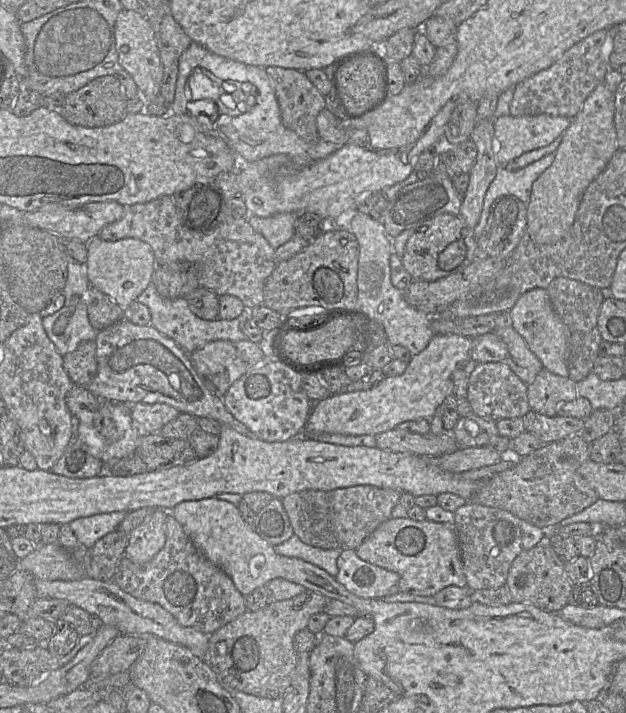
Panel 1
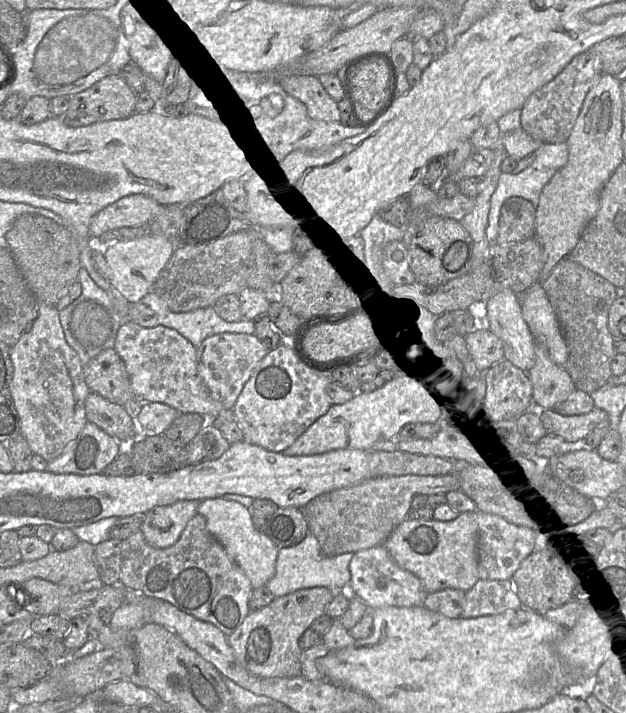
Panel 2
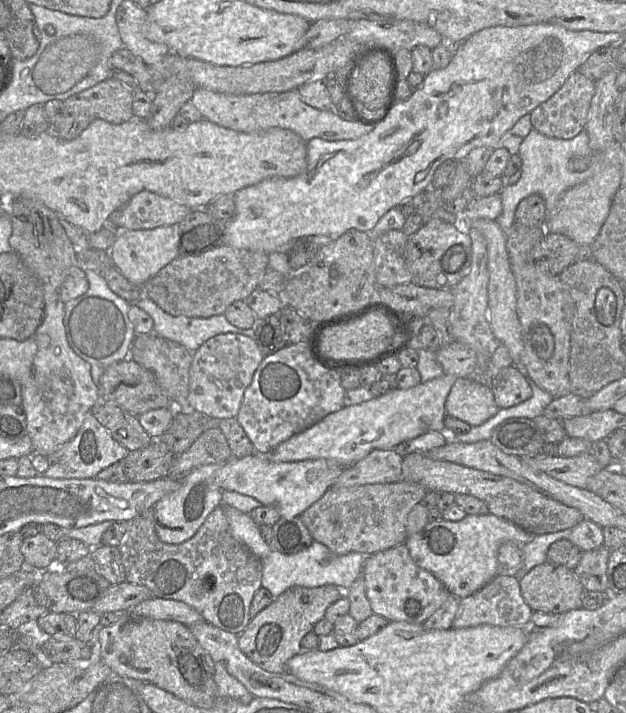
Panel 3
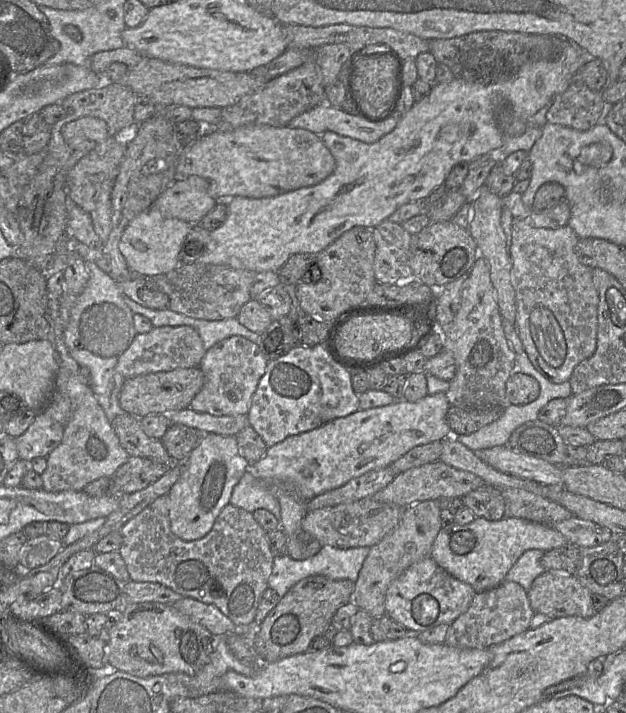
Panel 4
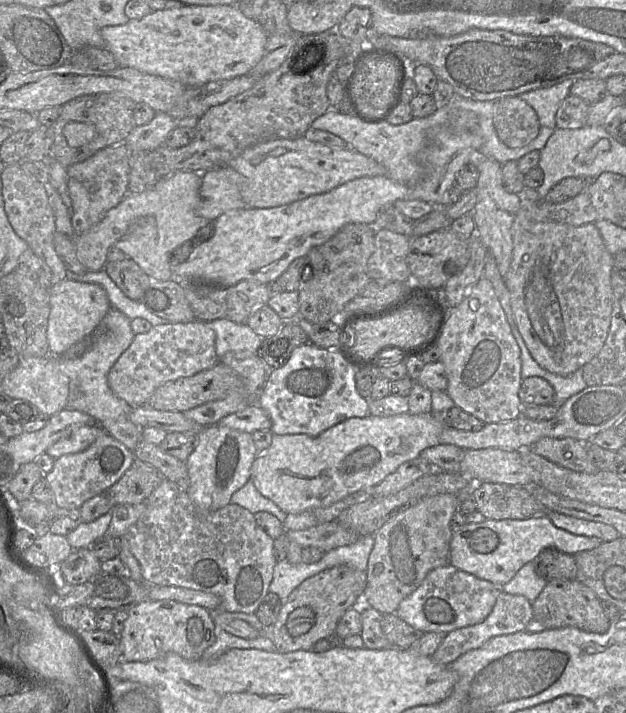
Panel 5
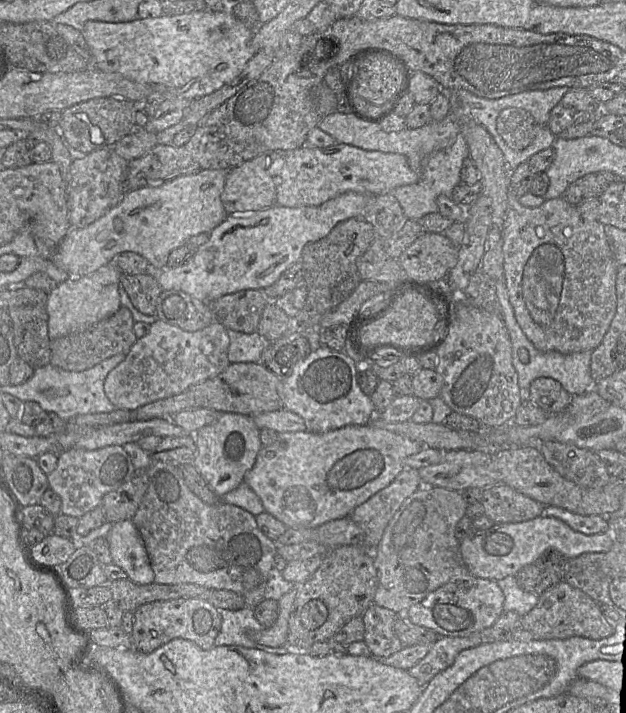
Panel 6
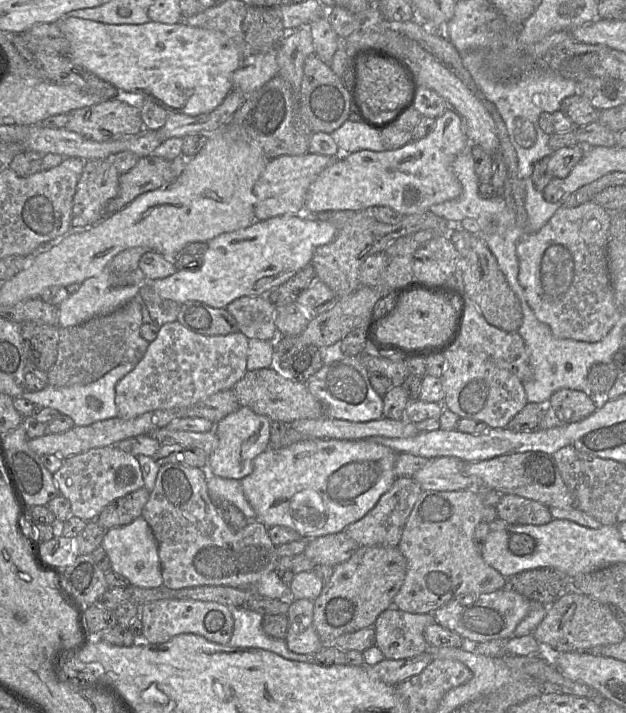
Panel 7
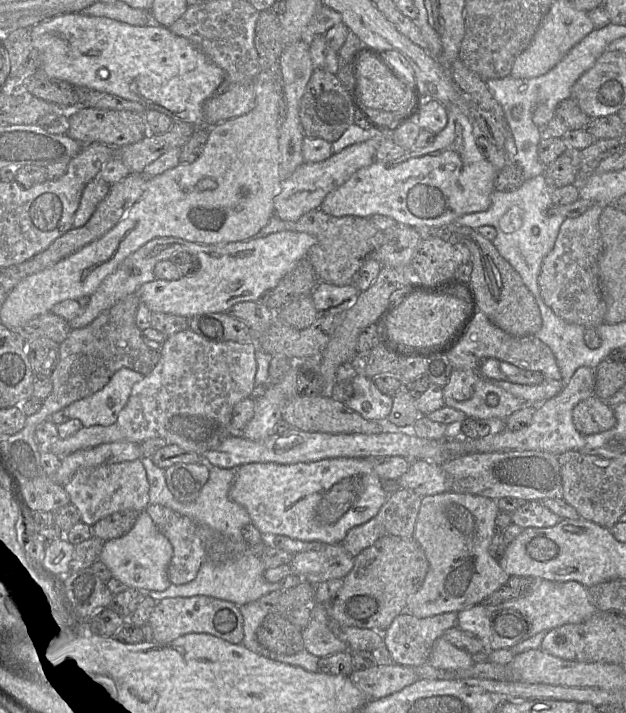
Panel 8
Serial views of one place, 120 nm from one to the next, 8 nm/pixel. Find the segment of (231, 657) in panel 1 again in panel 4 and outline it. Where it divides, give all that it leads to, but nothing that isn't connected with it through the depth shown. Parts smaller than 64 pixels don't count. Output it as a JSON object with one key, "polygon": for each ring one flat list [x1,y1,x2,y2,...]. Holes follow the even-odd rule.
{"polygon":[[322,575,304,578,291,587,280,599,278,604,270,611,258,628,255,628,254,650,262,663,271,663,284,657,302,654,310,649,311,642,322,635,330,626,336,611,352,601,355,584,350,580,332,580]]}

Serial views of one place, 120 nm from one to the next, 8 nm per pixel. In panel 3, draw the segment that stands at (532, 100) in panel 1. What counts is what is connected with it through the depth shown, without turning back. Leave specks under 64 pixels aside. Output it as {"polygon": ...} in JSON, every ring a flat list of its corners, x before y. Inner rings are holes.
{"polygon":[[579,70,573,72,553,96,529,114,533,129,550,138,572,139,576,137,585,128,595,87,596,82,585,77]]}

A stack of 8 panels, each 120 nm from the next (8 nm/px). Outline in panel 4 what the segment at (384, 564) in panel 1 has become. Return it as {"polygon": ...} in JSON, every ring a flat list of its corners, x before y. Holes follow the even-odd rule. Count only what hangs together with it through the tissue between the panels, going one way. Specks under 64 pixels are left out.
{"polygon":[[476,517,466,525,442,527,430,557,451,576,471,585,479,593,501,584,525,551,538,549,547,552,567,544,567,539,552,526,514,517,495,521]]}

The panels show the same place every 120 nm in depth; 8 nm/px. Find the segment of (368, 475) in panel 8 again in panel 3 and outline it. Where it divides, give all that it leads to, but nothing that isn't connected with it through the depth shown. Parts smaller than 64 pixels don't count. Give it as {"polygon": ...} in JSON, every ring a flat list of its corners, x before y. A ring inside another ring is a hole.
{"polygon":[[444,374,425,383,421,382,409,389,403,390,397,388,361,404,343,407,339,411,328,414,316,424,282,442,266,455,266,457,273,462,327,459,337,462,343,468,347,468,365,458,375,449,394,450,398,444,414,439,427,432,444,431,445,402,455,381,456,377]]}

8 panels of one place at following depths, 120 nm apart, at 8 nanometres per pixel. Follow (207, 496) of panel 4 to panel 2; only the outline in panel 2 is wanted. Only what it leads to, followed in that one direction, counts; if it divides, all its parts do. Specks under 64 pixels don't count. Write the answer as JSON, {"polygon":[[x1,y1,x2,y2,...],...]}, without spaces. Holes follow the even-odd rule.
{"polygon":[[182,500,172,505,155,507,142,516,140,530,147,544,158,549,173,546,189,520,198,514,200,502]]}

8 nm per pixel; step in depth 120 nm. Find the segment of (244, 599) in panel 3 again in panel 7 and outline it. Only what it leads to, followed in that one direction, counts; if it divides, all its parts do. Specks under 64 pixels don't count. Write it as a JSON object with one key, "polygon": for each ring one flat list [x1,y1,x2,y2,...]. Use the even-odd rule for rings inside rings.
{"polygon":[[175,463,160,466,155,486,149,493,141,516,150,526,157,541,163,586,168,589,204,585,250,589,263,575,276,570,279,557,268,536,267,527,257,519,248,519,247,525,242,529,229,526,217,513,208,495,205,471,201,468]]}

